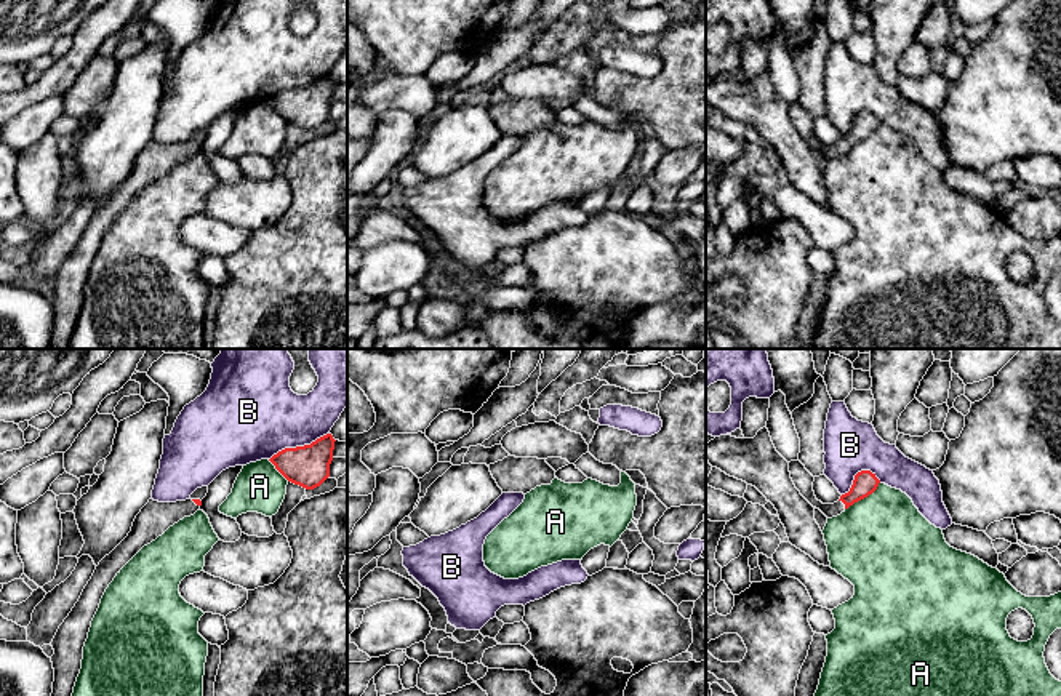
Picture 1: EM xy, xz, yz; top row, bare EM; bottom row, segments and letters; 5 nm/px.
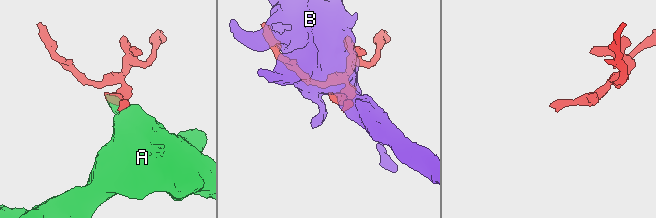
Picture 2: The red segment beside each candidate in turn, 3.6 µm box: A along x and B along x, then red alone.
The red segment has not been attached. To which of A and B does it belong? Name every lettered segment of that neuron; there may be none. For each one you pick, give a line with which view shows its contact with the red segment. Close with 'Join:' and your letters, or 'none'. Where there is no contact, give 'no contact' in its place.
Join: none

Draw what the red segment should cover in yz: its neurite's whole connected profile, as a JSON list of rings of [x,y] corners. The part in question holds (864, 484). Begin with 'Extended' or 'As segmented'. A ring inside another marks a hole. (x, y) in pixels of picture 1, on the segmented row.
Extended. [[[797,459],[789,462],[791,478],[800,494],[816,509],[819,509],[827,518],[837,517],[845,512],[855,502],[872,494],[880,480],[871,470],[861,470],[855,475],[853,485],[848,493],[842,494],[834,504],[823,504],[816,499],[813,491],[815,477]]]

